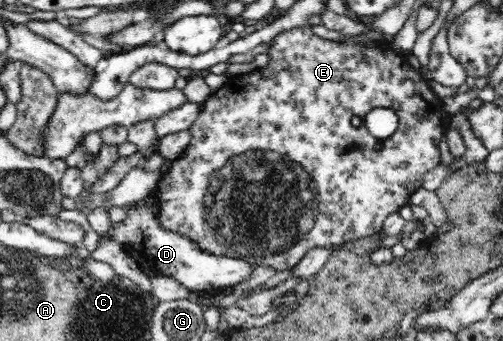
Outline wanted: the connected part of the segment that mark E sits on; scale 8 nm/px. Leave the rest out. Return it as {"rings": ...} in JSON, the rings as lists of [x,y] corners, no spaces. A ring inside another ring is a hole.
{"rings":[[[307,25],[303,28],[292,28],[288,31],[283,31],[281,34],[278,34],[271,42],[270,47],[268,48],[268,53],[270,56],[269,62],[258,70],[250,71],[249,73],[243,73],[241,75],[231,76],[228,81],[214,92],[207,100],[202,103],[202,109],[199,113],[199,116],[195,119],[193,126],[189,128],[189,133],[191,135],[191,141],[183,153],[173,160],[171,167],[163,170],[162,179],[159,181],[157,188],[157,207],[158,207],[158,221],[163,229],[167,231],[173,231],[183,237],[187,237],[193,245],[197,245],[199,249],[207,251],[217,256],[226,256],[229,258],[236,258],[237,260],[242,260],[250,265],[255,266],[269,266],[274,268],[275,272],[283,272],[284,270],[289,270],[289,268],[295,266],[309,250],[313,248],[327,248],[335,247],[349,240],[353,240],[358,237],[369,236],[375,234],[375,232],[380,232],[383,229],[383,224],[385,220],[395,212],[399,213],[399,210],[403,206],[408,205],[408,198],[412,193],[415,193],[420,187],[422,187],[423,176],[436,168],[441,162],[442,158],[440,157],[440,139],[442,138],[441,134],[446,132],[449,129],[449,118],[447,112],[443,109],[442,99],[440,99],[435,92],[427,85],[428,81],[422,76],[420,71],[413,69],[413,66],[407,61],[407,59],[397,54],[392,48],[388,48],[386,45],[365,45],[361,42],[337,42],[326,39],[321,39],[317,35],[313,34],[311,31],[311,26]],[[374,108],[391,108],[394,110],[397,115],[397,130],[389,136],[389,139],[375,139],[373,135],[369,132],[369,129],[365,125],[365,115],[368,112],[371,112]]]}

